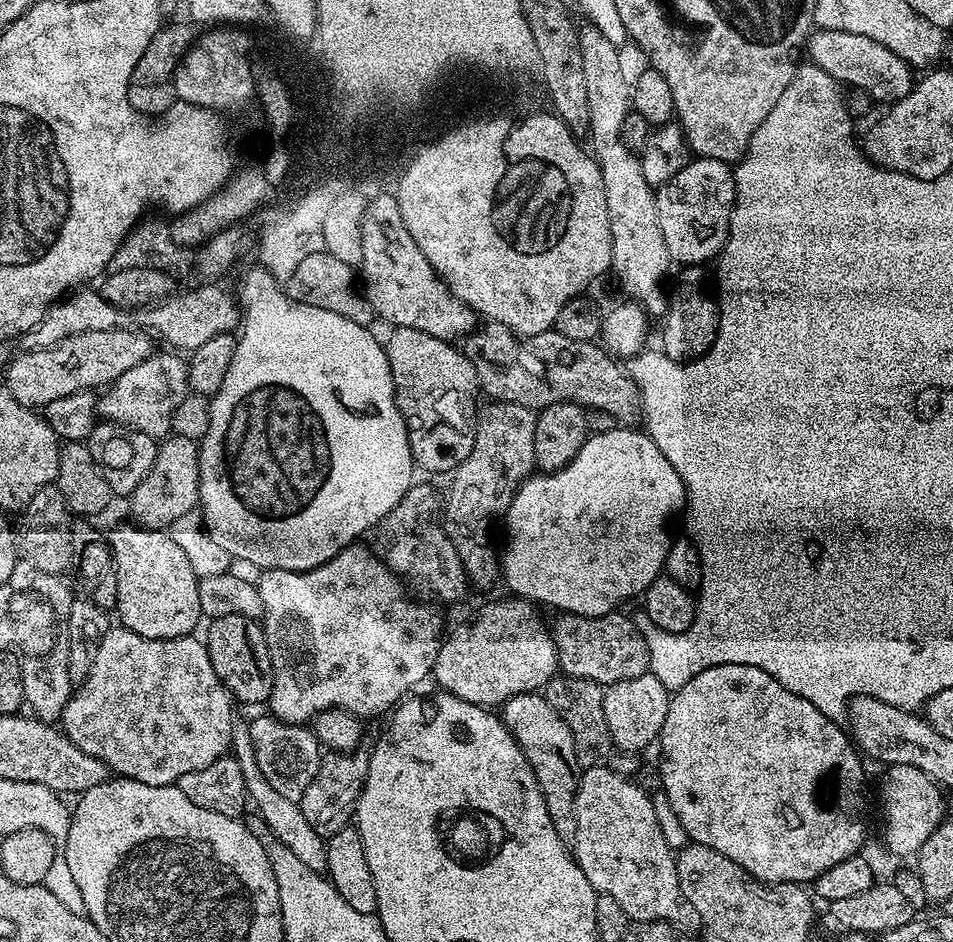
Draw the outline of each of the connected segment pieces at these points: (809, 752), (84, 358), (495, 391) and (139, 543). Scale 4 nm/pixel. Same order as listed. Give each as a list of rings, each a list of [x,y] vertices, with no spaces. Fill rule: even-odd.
[[[723,664],[710,666],[710,670],[702,670],[702,674],[694,674],[686,686],[671,693],[666,722],[662,722],[658,749],[660,748],[659,767],[661,770],[663,792],[670,798],[670,806],[674,806],[674,814],[682,818],[682,826],[686,830],[689,841],[702,846],[710,846],[718,850],[718,854],[726,854],[738,866],[745,868],[752,876],[757,876],[770,884],[804,884],[815,882],[822,870],[830,870],[842,858],[850,858],[861,851],[864,844],[864,764],[861,753],[852,743],[849,733],[837,721],[826,718],[816,708],[808,707],[806,698],[798,694],[790,694],[786,686],[779,684],[766,670],[758,670],[758,666],[742,666],[741,664]]]
[[[129,326],[114,330],[90,330],[74,334],[49,348],[36,346],[33,352],[17,351],[6,365],[6,387],[27,408],[47,406],[58,398],[92,392],[113,384],[123,372],[130,370],[130,366],[138,366],[138,362],[153,355],[152,343],[154,340],[149,333]]]
[[[488,322],[483,326],[463,337],[462,351],[466,358],[470,358],[478,374],[481,389],[485,393],[489,392],[493,401],[526,406],[533,410],[554,406],[558,402],[570,402],[588,410],[604,410],[612,414],[620,426],[636,426],[641,423],[642,393],[636,385],[636,377],[631,376],[627,367],[619,359],[609,355],[599,343],[590,340],[574,342],[574,338],[566,338],[555,330],[533,336],[518,336],[501,324]]]
[[[127,523],[114,529],[112,537],[107,537],[106,540],[118,590],[114,612],[115,615],[120,615],[119,623],[134,634],[142,634],[142,638],[173,640],[179,636],[193,635],[200,620],[202,621],[202,613],[198,598],[199,579],[194,574],[194,568],[190,566],[186,553],[178,547],[178,542],[174,542],[174,538],[167,531],[141,528],[135,523]]]

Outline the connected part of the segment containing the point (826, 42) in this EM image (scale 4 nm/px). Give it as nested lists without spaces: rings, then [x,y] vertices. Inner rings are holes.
[[[842,30],[813,31],[808,37],[806,56],[811,63],[817,64],[820,70],[835,80],[837,85],[849,84],[852,88],[861,88],[868,96],[876,100],[895,102],[906,98],[912,92],[914,69],[894,50],[882,46],[882,42],[874,42],[874,38],[866,38],[866,34],[850,34]]]

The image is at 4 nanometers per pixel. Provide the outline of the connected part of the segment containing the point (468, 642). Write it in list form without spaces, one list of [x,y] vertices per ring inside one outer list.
[[[523,598],[508,599],[512,600],[496,600],[493,604],[486,605],[469,624],[460,624],[453,630],[452,636],[443,637],[438,658],[432,667],[432,676],[440,683],[439,687],[443,691],[462,698],[462,702],[492,710],[503,706],[518,694],[540,692],[548,679],[557,675],[554,638],[546,620],[544,624],[543,618],[536,616],[537,605]]]

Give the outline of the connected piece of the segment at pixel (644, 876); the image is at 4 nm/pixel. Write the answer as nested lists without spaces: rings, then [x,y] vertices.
[[[608,766],[583,769],[580,772],[580,785],[574,798],[574,814],[576,815],[576,833],[570,842],[570,851],[575,859],[576,865],[582,870],[582,874],[586,874],[590,886],[594,886],[597,893],[614,898],[614,902],[618,902],[618,906],[622,906],[622,910],[626,910],[629,921],[668,920],[672,924],[684,926],[687,925],[686,922],[688,919],[693,919],[696,916],[694,906],[690,906],[690,902],[686,902],[686,898],[682,894],[682,886],[678,886],[674,850],[666,842],[666,838],[662,838],[662,830],[658,827],[658,818],[654,818],[652,797],[649,793],[643,792],[632,778],[622,776],[618,772],[613,772],[611,767]]]

